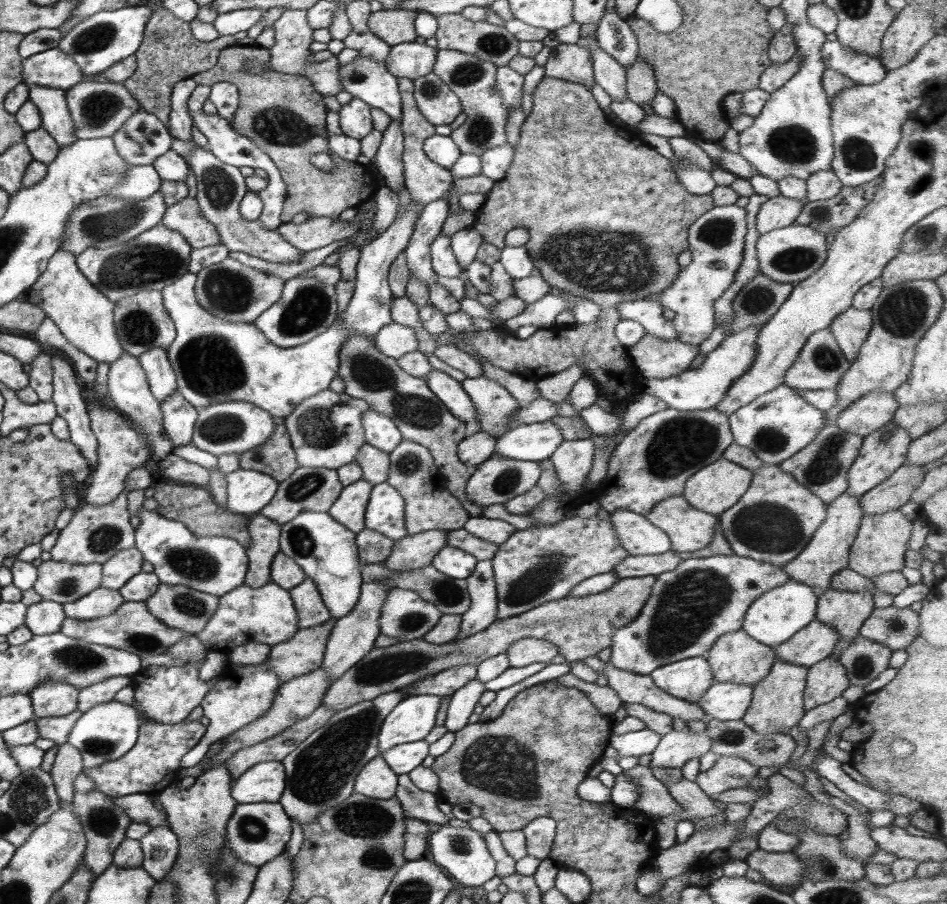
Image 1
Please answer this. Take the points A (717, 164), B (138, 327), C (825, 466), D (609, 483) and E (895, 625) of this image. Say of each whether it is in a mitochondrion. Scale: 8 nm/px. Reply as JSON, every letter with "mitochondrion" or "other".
{"A":"other","B":"mitochondrion","C":"mitochondrion","D":"other","E":"mitochondrion"}

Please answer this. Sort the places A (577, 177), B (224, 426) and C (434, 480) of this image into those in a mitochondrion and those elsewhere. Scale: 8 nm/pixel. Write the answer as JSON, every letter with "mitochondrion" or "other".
{"A":"other","B":"mitochondrion","C":"mitochondrion"}

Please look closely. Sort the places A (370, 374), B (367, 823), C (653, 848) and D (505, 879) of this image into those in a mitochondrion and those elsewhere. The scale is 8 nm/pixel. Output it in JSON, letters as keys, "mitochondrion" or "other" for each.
{"A":"mitochondrion","B":"mitochondrion","C":"other","D":"other"}

